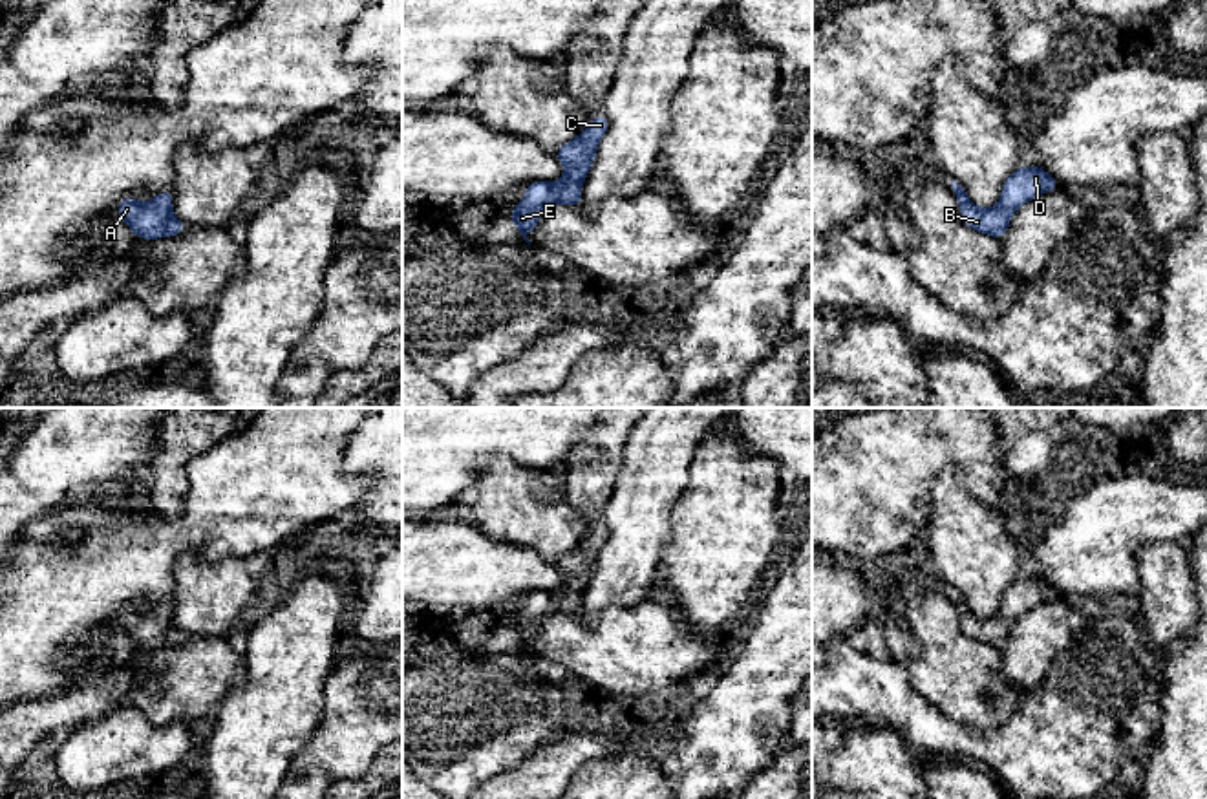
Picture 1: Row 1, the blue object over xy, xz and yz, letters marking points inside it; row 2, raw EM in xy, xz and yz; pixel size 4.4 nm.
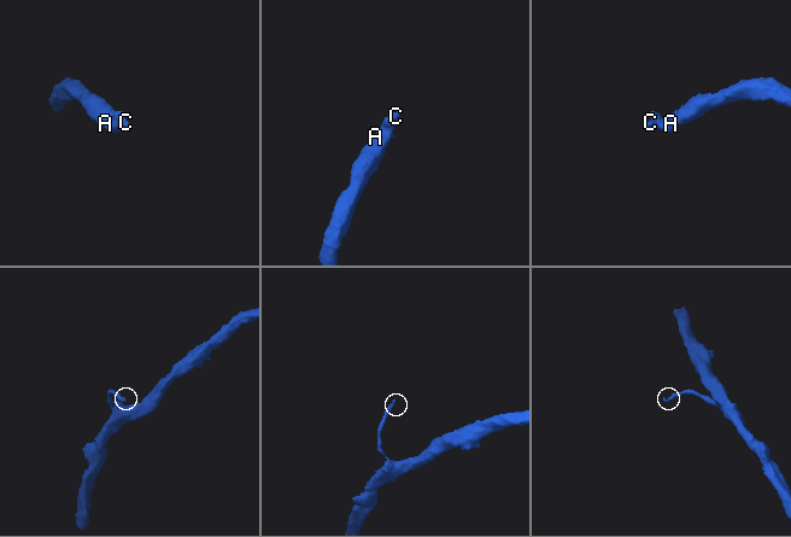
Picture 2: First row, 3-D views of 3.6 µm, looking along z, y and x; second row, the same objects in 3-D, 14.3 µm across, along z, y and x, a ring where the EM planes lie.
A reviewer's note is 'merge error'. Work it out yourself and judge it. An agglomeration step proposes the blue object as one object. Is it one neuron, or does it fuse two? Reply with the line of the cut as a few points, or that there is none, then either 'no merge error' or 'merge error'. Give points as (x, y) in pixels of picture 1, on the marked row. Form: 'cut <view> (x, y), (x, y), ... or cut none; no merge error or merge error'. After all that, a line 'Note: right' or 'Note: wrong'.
cut none; no merge error
Note: wrong

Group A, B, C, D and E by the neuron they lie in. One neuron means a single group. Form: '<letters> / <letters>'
A B C D E

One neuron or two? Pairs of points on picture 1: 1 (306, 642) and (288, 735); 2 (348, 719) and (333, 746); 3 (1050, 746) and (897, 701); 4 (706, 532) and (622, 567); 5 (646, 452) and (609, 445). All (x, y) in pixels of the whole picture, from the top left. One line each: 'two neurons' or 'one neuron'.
1: one neuron
2: one neuron
3: one neuron
4: two neurons
5: two neurons

